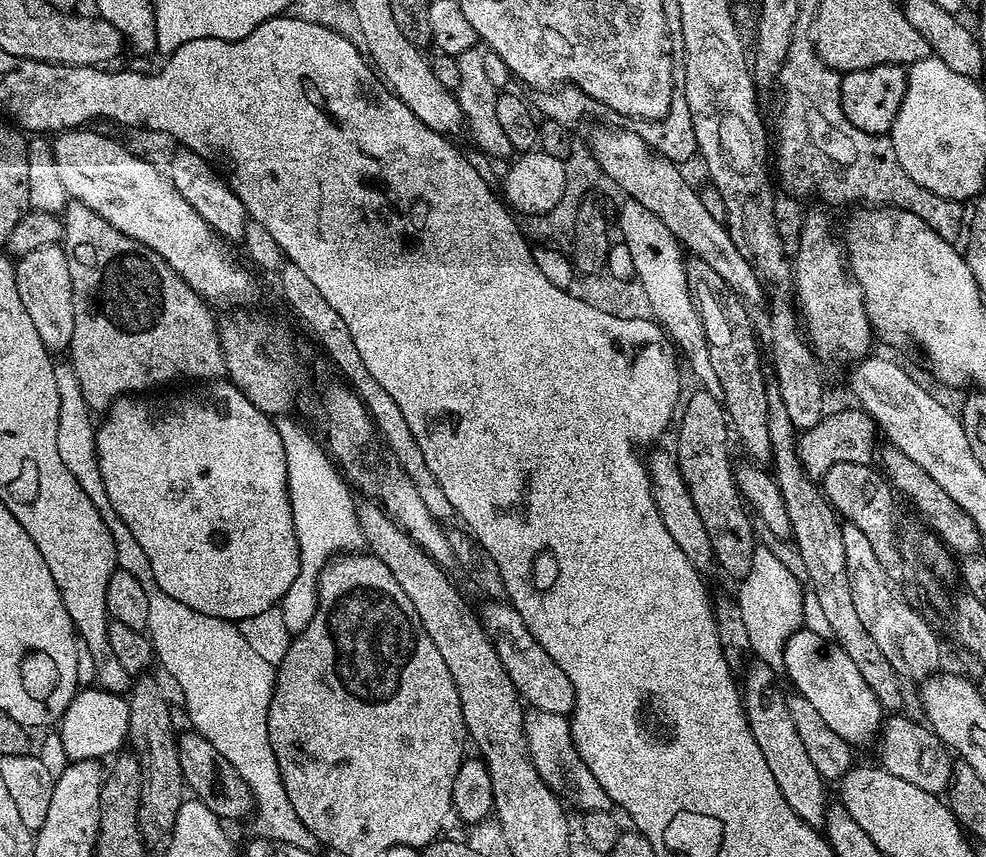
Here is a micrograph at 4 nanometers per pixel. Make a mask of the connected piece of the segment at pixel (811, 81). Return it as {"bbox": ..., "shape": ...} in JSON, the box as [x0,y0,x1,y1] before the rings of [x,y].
{"bbox":[774,48,966,241],"shape":[[[799,48],[786,58],[778,81],[779,87],[784,87],[784,109],[780,112],[776,132],[774,128],[774,162],[778,164],[785,190],[796,196],[817,192],[826,200],[860,200],[856,202],[868,206],[901,208],[910,214],[918,214],[918,218],[929,224],[942,239],[959,241],[966,228],[965,205],[918,186],[918,182],[914,182],[914,178],[902,170],[902,162],[898,162],[898,154],[894,154],[894,146],[887,135],[875,136],[866,130],[858,130],[858,126],[849,122],[840,101],[841,73],[827,68],[815,54],[810,54],[809,49],[807,52]]]}

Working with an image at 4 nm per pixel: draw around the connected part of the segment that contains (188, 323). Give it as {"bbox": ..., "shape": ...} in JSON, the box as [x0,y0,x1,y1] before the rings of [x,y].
{"bbox":[62,199,225,410],"shape":[[[69,199],[62,219],[62,247],[68,256],[74,302],[70,363],[89,408],[107,410],[121,396],[144,394],[147,388],[168,384],[179,376],[196,380],[192,382],[212,382],[225,375],[218,320],[212,317],[213,309],[159,254],[122,234],[102,214],[94,214],[90,206],[82,206],[77,200]]]}

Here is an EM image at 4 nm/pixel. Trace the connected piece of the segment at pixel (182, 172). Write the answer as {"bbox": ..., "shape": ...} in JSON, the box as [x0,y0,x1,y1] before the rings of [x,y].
{"bbox":[166,147,250,242],"shape":[[[181,147],[176,151],[180,152],[173,154],[172,161],[169,162],[168,168],[166,167],[166,175],[171,180],[174,190],[178,190],[178,194],[182,194],[182,198],[186,198],[186,202],[190,202],[190,206],[194,206],[198,214],[202,214],[202,218],[218,236],[230,242],[233,242],[232,240],[243,241],[244,231],[250,222],[250,217],[246,206],[238,198],[238,194],[234,194],[228,181],[213,168],[206,158],[202,158],[197,152],[192,152],[186,147]]]}

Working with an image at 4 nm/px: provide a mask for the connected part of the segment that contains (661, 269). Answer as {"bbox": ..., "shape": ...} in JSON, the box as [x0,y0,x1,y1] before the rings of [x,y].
{"bbox":[620,198,714,377],"shape":[[[628,198],[620,208],[620,224],[624,227],[624,244],[628,247],[628,256],[632,259],[632,268],[640,290],[646,292],[651,315],[664,329],[672,341],[677,353],[688,359],[692,372],[696,376],[714,377],[714,366],[710,366],[710,346],[706,342],[706,330],[700,321],[698,305],[692,301],[692,292],[686,282],[686,270],[682,266],[668,268],[668,244],[670,237],[666,222],[658,214],[650,214],[642,202]]]}

